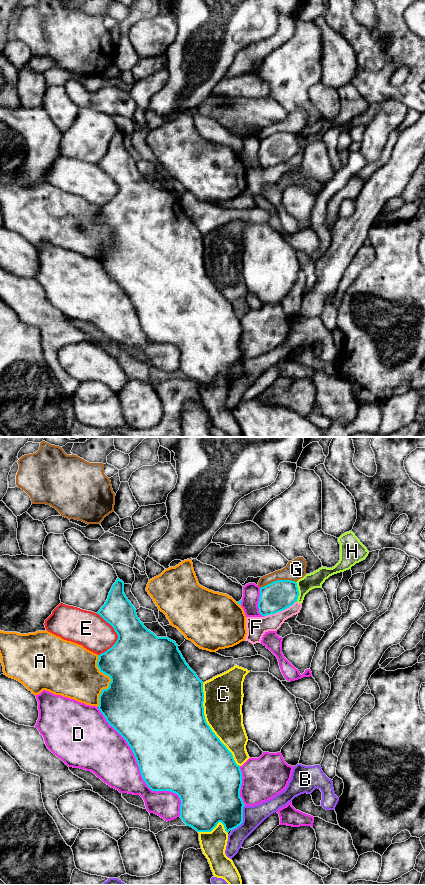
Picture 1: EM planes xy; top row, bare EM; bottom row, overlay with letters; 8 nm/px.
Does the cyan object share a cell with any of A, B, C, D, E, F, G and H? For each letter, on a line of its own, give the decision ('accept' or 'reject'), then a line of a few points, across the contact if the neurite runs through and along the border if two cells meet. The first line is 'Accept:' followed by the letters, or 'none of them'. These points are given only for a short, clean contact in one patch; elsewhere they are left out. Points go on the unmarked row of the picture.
Accept: none of them
A: reject
B: reject
C: reject
D: reject
E: reject
F: reject
G: reject; line xy (295, 133), (274, 132), (260, 140)
H: reject; line xy (295, 134), (298, 140), (297, 153)

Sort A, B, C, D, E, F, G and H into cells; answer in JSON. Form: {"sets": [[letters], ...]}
{"sets": [["A"], ["B"], ["C"], ["D"], ["E"], ["F", "H"], ["G"]]}

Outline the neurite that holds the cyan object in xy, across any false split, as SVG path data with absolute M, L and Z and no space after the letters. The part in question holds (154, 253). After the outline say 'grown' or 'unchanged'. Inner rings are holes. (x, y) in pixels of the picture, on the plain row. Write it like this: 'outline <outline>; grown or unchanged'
outline M117 130L116 134L113 136L105 156L101 159L97 166L109 175L118 187L118 191L115 196L106 204L98 207L99 211L97 213L97 219L99 220L99 223L109 228L111 231L109 239L107 241L103 241L99 247L98 261L103 266L109 277L112 278L130 298L136 310L143 332L152 343L170 343L177 346L181 352L180 370L187 378L192 379L197 384L211 384L219 374L224 377L227 385L229 385L230 382L237 380L243 374L243 359L245 358L242 350L240 349L240 341L243 330L242 324L240 322L240 318L236 316L232 305L220 293L206 274L203 259L203 234L186 215L175 193L169 191L167 188L157 189L153 184L144 178L144 175L142 175L137 168L135 159L131 156L124 145L124 134L119 130Z; unchanged

